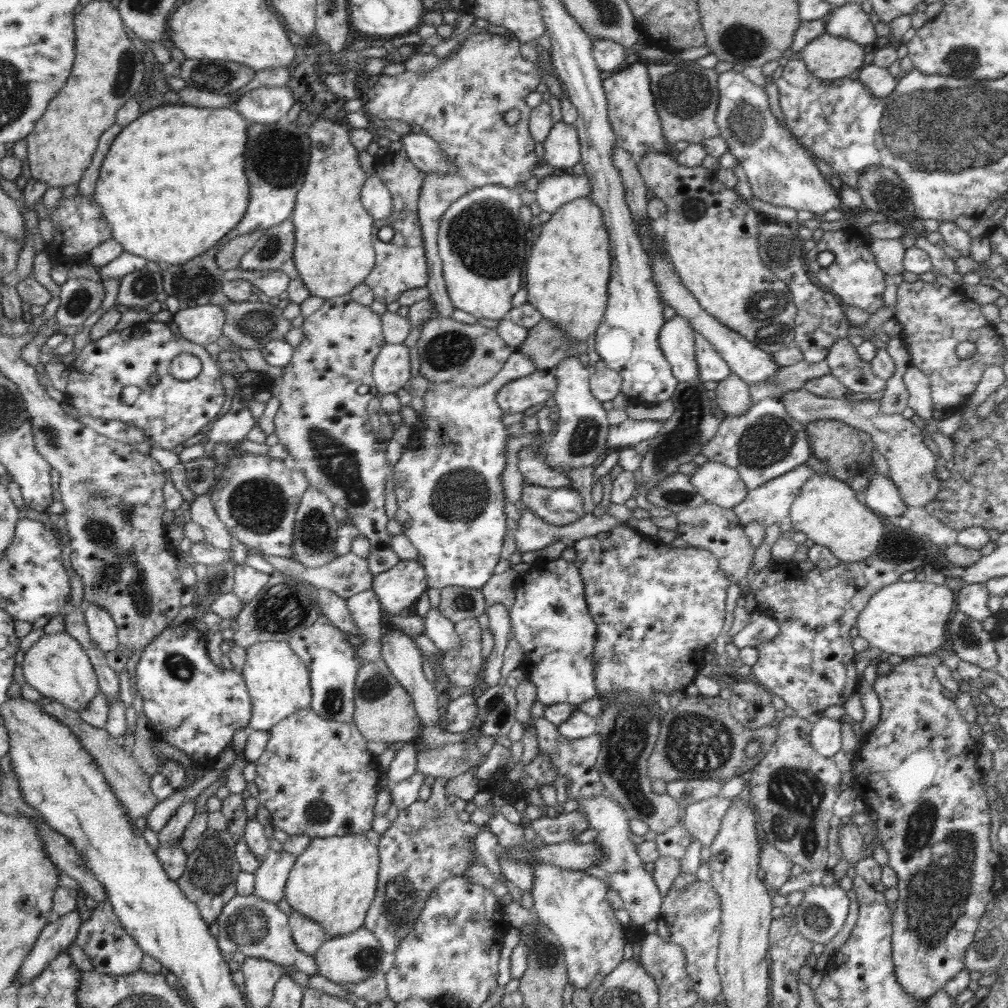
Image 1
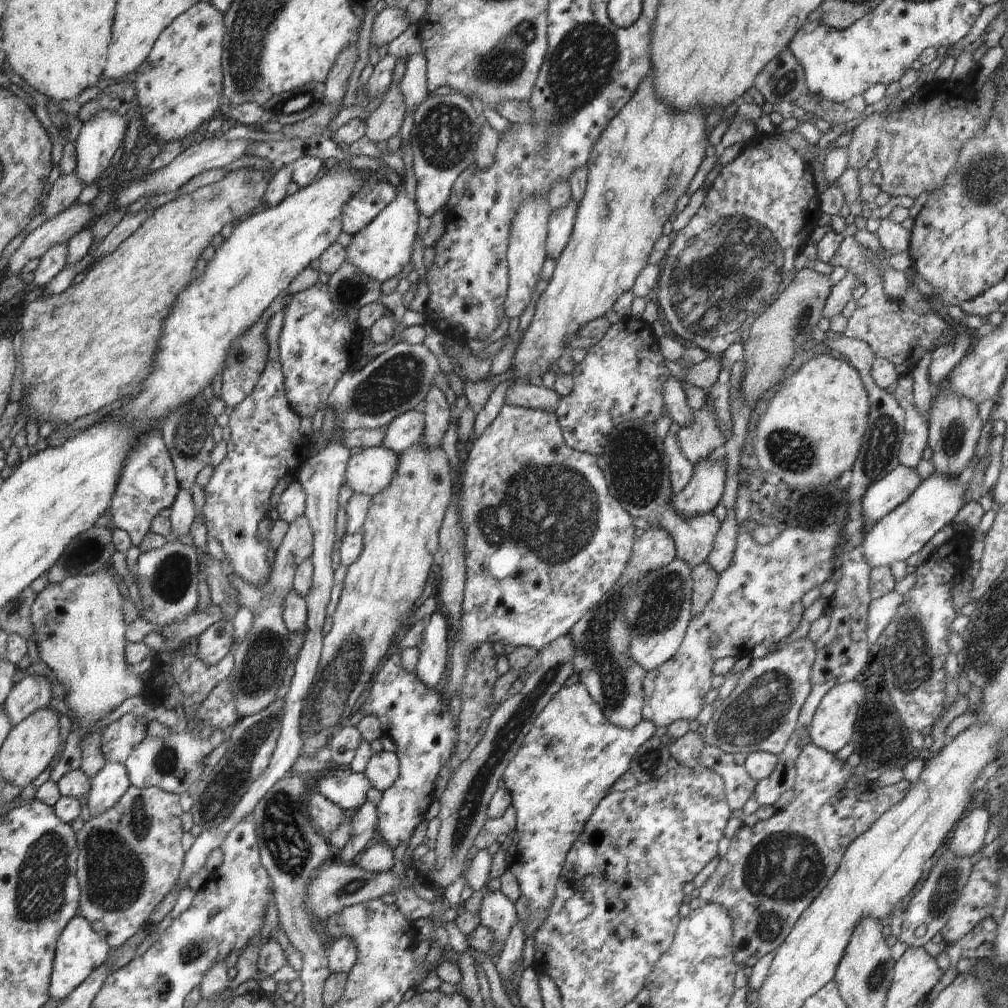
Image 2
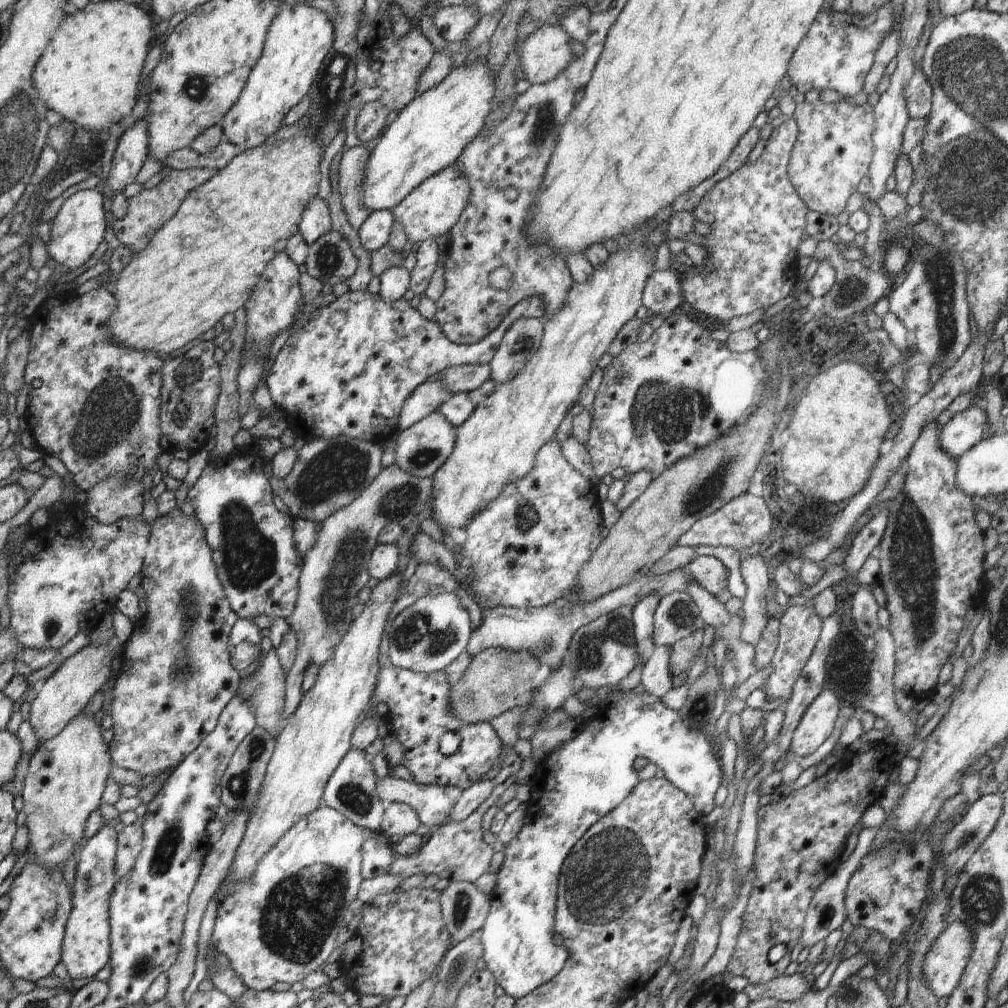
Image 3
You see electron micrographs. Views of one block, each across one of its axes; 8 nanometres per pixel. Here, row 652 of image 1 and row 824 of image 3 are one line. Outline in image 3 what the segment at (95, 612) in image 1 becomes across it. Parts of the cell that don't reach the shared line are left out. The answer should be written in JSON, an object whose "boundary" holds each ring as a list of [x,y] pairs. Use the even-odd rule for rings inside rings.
{"boundary":[[[105,823],[94,836],[82,843],[77,854],[77,868],[73,888],[72,912],[70,912],[65,936],[62,942],[62,964],[68,972],[68,980],[82,980],[96,977],[98,972],[110,961],[110,898],[117,884],[114,874],[114,860],[117,852],[117,828],[112,823]]]}

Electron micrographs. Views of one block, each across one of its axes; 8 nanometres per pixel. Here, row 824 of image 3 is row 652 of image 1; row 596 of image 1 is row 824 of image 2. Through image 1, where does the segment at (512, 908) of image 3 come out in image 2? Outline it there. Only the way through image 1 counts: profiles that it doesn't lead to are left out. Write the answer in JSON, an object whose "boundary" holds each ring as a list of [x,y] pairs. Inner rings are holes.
{"boundary":[[[580,682],[564,685],[546,703],[538,718],[534,719],[522,746],[503,772],[505,788],[510,791],[512,806],[515,808],[515,825],[510,834],[512,842],[504,854],[504,860],[520,888],[521,897],[514,904],[525,940],[532,938],[546,920],[564,861],[572,845],[582,834],[586,822],[602,798],[612,791],[614,783],[629,771],[629,762],[636,749],[654,735],[656,727],[652,721],[644,718],[640,719],[638,726],[631,729],[608,722],[601,708]]]}

